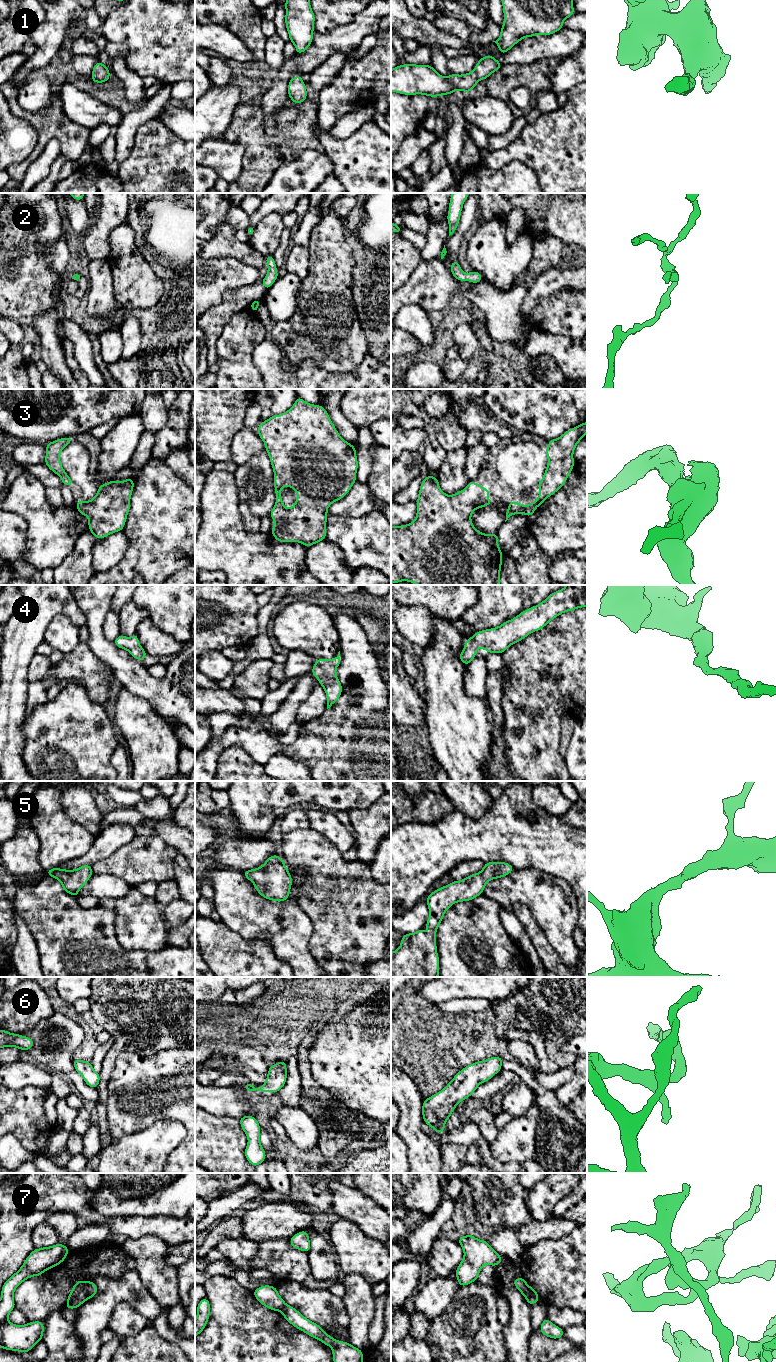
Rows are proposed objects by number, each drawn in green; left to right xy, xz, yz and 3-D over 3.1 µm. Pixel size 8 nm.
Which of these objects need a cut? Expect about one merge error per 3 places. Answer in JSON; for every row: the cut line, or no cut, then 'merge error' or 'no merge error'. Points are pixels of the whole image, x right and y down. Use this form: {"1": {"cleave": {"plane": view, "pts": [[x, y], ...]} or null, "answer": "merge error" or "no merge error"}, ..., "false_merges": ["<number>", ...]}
{"1": {"cleave": null, "answer": "no merge error"}, "2": {"cleave": null, "answer": "no merge error"}, "3": {"cleave": null, "answer": "no merge error"}, "4": {"cleave": null, "answer": "no merge error"}, "5": {"cleave": null, "answer": "no merge error"}, "6": {"cleave": null, "answer": "no merge error"}, "7": {"cleave": null, "answer": "no merge error"}, "false_merges": []}

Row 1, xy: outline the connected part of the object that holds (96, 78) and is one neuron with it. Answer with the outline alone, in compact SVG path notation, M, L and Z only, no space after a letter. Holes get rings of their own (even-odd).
M98 61L93 67L91 78L94 83L103 83L110 80L108 67Z

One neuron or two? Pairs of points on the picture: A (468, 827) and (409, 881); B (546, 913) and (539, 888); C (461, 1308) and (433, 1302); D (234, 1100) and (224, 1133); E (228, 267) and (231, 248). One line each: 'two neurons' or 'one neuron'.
A: one neuron
B: one neuron
C: two neurons
D: two neurons
E: two neurons

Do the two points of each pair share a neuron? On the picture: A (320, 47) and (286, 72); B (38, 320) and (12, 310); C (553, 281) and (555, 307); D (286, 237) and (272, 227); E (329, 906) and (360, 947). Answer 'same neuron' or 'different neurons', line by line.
A: same neuron
B: different neurons
C: different neurons
D: different neurons
E: same neuron

